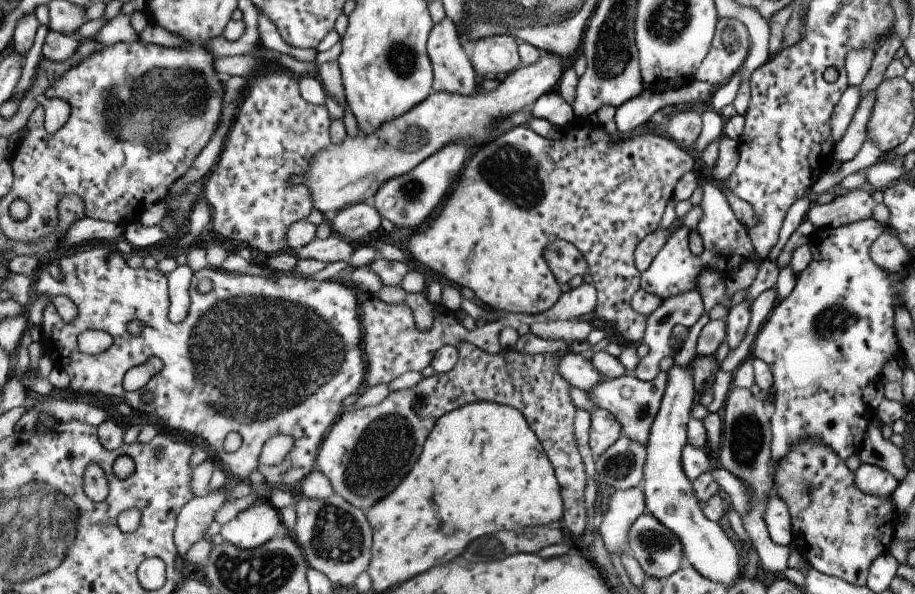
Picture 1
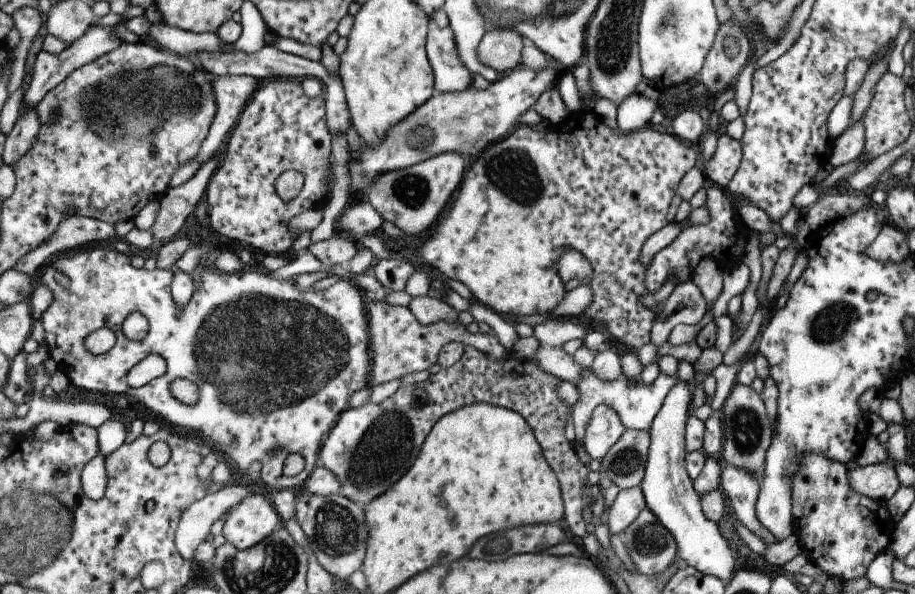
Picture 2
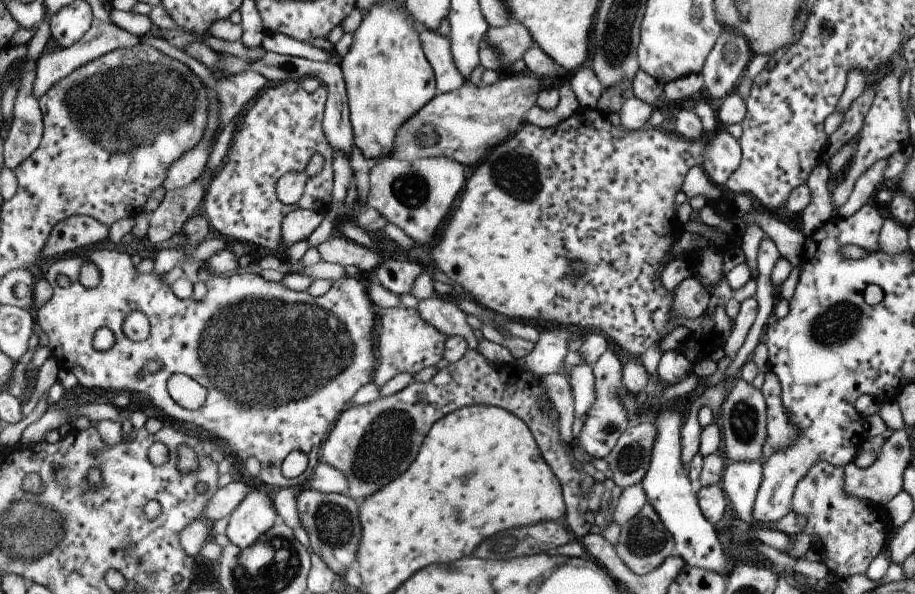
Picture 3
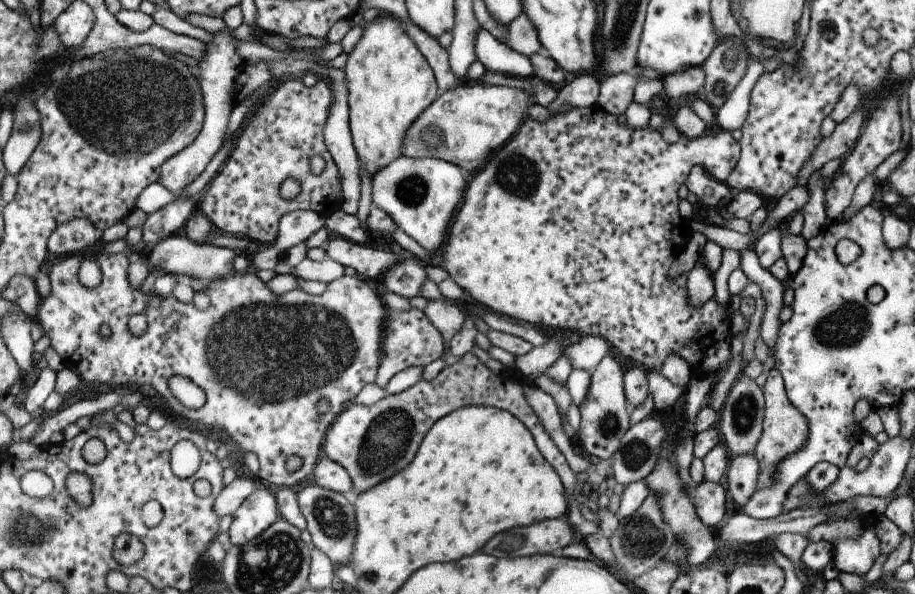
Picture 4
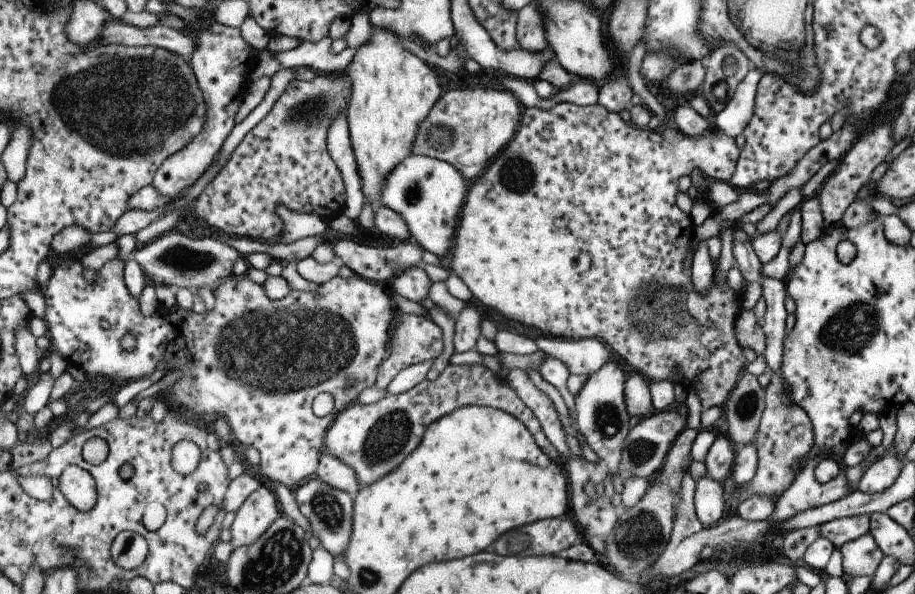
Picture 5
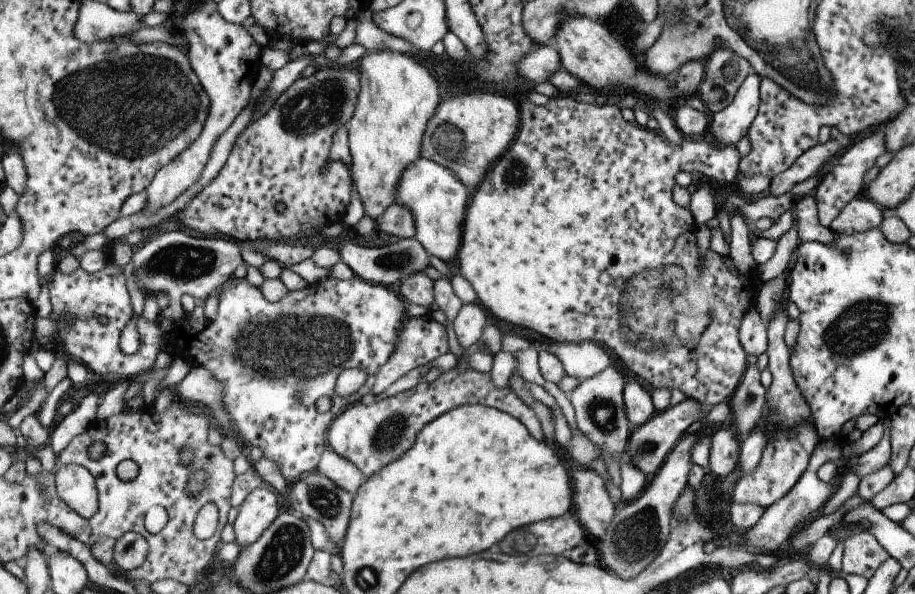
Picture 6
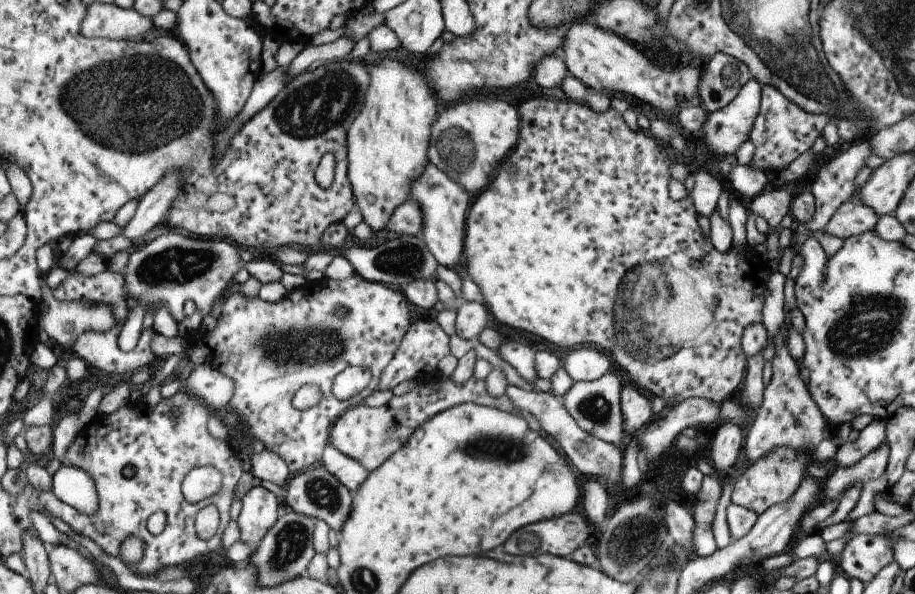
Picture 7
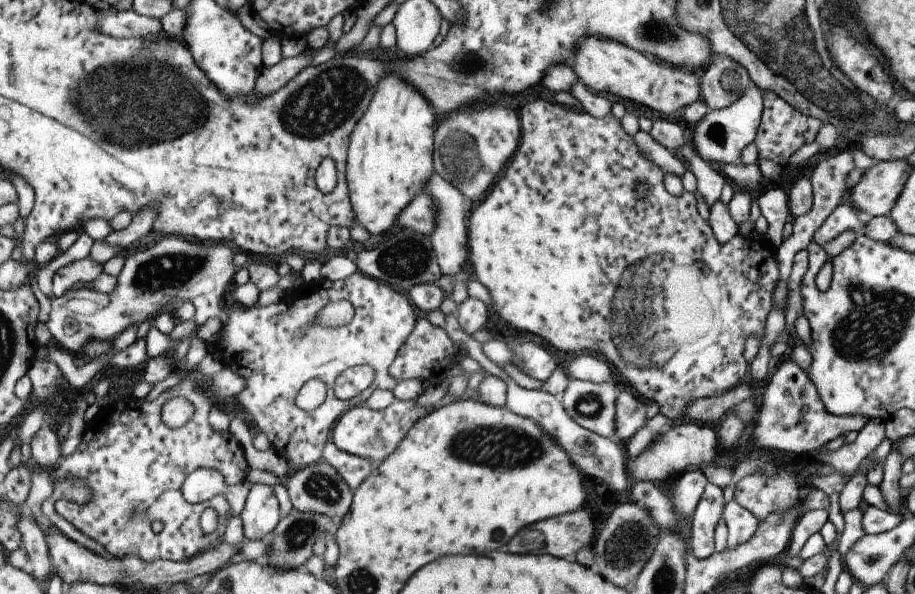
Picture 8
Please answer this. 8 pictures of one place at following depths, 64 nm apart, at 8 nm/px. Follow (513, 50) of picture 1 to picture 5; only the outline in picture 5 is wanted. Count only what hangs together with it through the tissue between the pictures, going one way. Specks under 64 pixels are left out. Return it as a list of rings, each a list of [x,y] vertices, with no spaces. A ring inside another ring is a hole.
[[[531,2],[523,10],[519,10],[521,20],[519,20],[519,40],[523,50],[533,50],[533,52],[543,52],[549,42],[545,38],[545,14],[541,12],[539,4]]]

